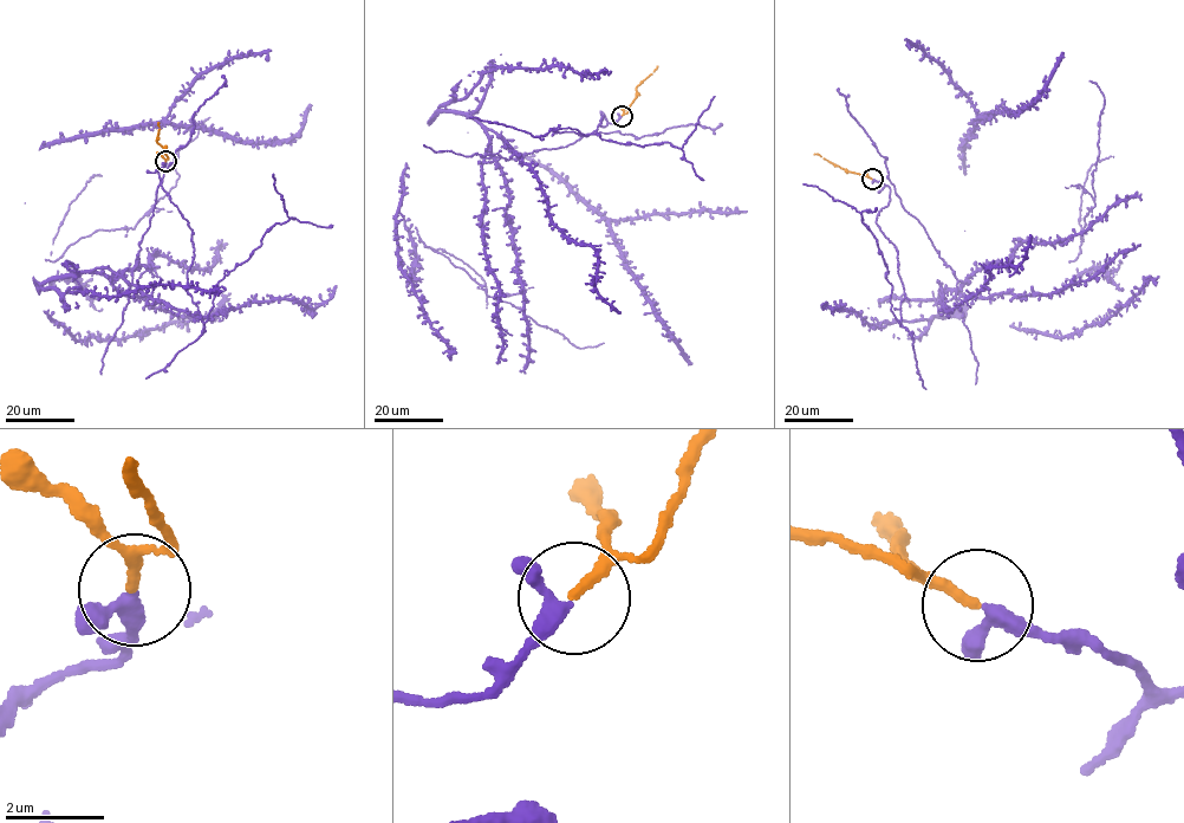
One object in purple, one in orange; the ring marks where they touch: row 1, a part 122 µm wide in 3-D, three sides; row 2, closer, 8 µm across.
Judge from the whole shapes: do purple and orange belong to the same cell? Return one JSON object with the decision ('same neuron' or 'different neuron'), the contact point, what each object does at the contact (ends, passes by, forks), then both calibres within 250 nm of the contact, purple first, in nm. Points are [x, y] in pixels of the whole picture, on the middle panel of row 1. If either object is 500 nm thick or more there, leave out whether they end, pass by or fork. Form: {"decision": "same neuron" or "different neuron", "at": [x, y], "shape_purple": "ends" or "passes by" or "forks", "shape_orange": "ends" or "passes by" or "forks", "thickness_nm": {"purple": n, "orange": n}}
{"decision": "same neuron", "at": [622, 116], "shape_purple": "passes by", "shape_orange": "ends", "thickness_nm": {"purple": 280, "orange": 200}}

